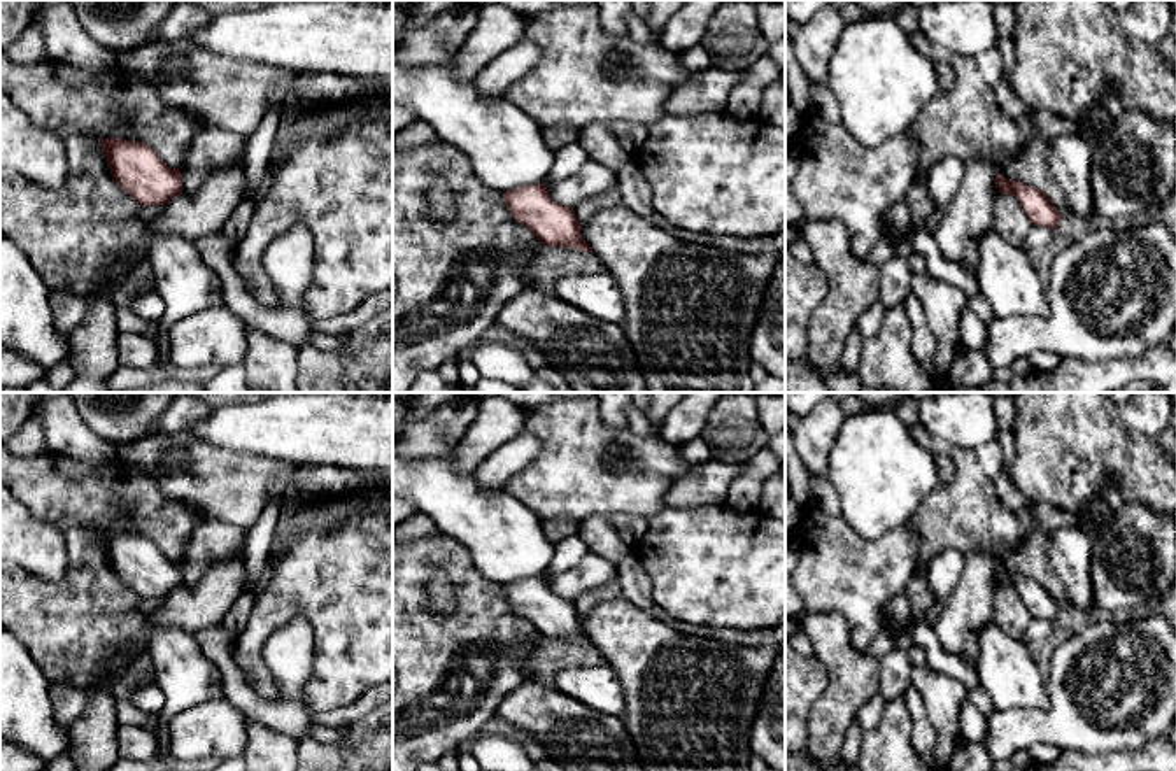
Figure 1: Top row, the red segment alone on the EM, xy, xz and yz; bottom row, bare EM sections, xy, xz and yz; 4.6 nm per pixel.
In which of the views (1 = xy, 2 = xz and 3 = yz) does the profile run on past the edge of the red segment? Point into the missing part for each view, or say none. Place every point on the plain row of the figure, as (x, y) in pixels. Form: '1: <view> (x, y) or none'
1: none
2: none
3: none

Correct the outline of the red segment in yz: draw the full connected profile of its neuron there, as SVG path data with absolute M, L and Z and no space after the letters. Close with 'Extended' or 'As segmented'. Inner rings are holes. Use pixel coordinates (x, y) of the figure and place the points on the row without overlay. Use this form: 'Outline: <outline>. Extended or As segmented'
Outline: M999 564L995 568L995 580L999 585L1011 587L1020 594L1020 599L1027 606L1032 619L1057 622L1059 615L1062 613L1062 608L1052 592L1038 580L1006 571Z. As segmented

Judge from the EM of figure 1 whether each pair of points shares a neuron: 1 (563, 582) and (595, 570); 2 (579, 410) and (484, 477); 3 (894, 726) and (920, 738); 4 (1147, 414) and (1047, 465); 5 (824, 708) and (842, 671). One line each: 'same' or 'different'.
1: same
2: different
3: different
4: different
5: same

